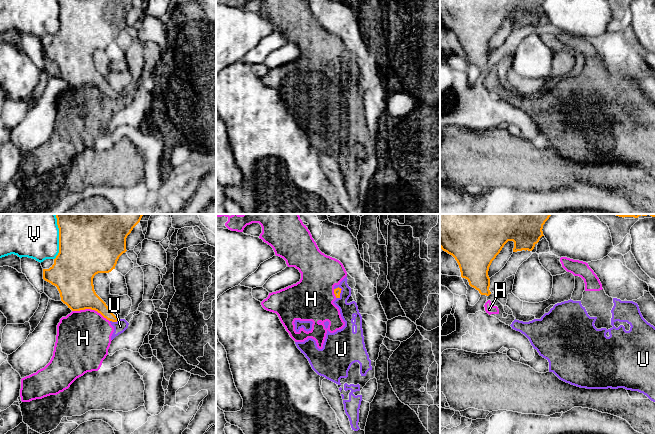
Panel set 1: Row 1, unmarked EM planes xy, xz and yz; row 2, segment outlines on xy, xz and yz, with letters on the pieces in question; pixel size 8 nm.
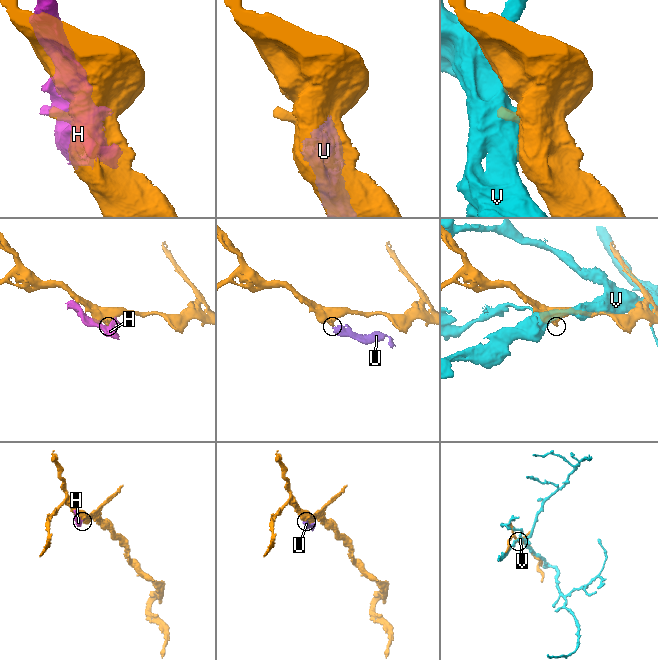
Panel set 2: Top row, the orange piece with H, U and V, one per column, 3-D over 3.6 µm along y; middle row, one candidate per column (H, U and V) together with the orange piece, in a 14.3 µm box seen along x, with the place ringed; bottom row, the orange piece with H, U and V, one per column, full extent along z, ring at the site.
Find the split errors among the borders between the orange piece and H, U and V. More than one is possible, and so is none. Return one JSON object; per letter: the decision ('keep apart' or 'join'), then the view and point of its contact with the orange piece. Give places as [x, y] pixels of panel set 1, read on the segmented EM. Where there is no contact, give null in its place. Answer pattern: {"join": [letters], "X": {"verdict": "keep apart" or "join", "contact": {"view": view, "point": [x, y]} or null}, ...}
{"join": [], "H": {"verdict": "keep apart", "contact": {"view": "xy", "point": [91, 309]}}, "U": {"verdict": "keep apart", "contact": {"view": "xy", "point": [115, 321]}}, "V": {"verdict": "keep apart", "contact": {"view": "xy", "point": [59, 237]}}}

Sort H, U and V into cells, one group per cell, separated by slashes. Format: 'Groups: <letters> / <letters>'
Groups: H U / V

